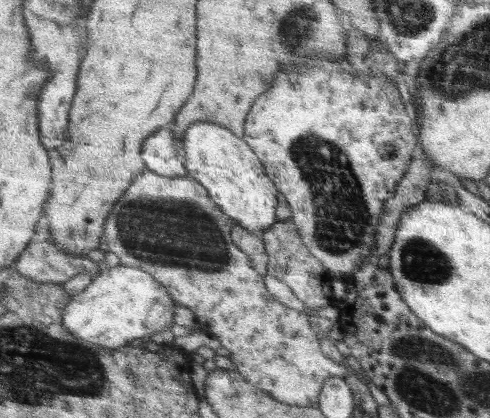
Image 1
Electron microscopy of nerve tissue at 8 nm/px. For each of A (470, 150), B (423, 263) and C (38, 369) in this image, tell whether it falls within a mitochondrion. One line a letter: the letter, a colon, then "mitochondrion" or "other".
A: other
B: mitochondrion
C: mitochondrion

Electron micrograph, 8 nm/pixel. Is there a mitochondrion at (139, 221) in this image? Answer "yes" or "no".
yes

